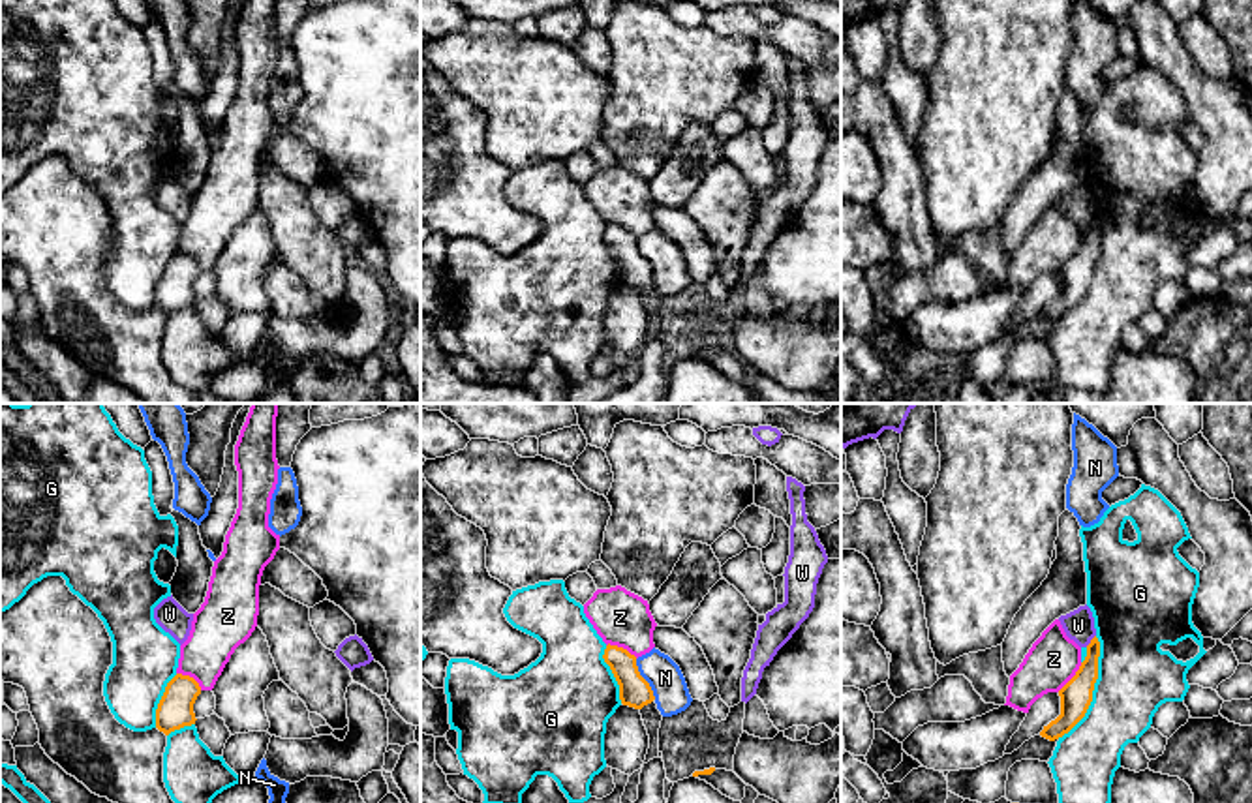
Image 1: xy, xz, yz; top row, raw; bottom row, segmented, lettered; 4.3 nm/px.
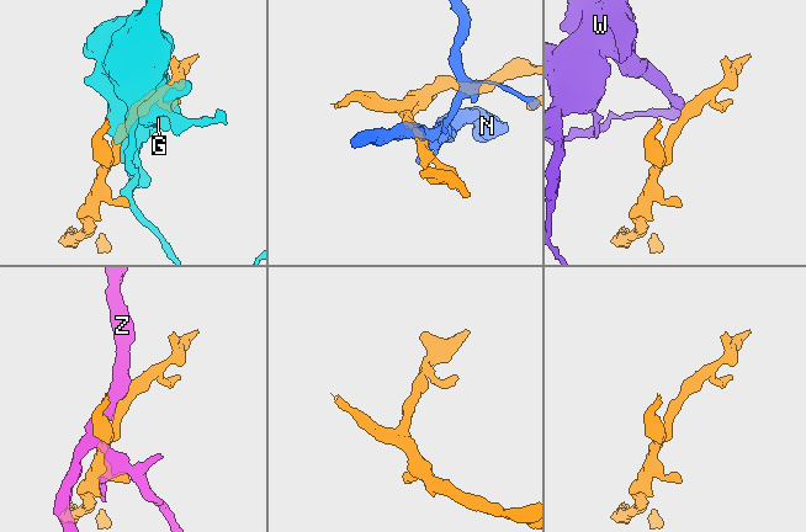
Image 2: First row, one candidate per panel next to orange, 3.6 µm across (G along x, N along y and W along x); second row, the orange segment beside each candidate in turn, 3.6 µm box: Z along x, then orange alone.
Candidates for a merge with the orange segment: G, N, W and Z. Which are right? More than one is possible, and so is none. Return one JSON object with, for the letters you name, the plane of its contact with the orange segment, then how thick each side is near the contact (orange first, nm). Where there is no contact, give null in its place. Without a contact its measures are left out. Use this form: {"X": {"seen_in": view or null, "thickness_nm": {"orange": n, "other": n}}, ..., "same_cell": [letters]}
{"same_cell": []}

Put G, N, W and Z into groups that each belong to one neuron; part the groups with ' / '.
G / N / W / Z

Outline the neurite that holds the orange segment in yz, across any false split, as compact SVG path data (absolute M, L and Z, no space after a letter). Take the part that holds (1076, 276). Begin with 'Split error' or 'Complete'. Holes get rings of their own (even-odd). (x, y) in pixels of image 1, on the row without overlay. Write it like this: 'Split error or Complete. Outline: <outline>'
Complete. Outline: M1094 216L1087 225L1087 236L1076 255L1059 270L1061 295L1040 311L1042 317L1055 321L1068 313L1087 293L1098 259L1100 221Z

